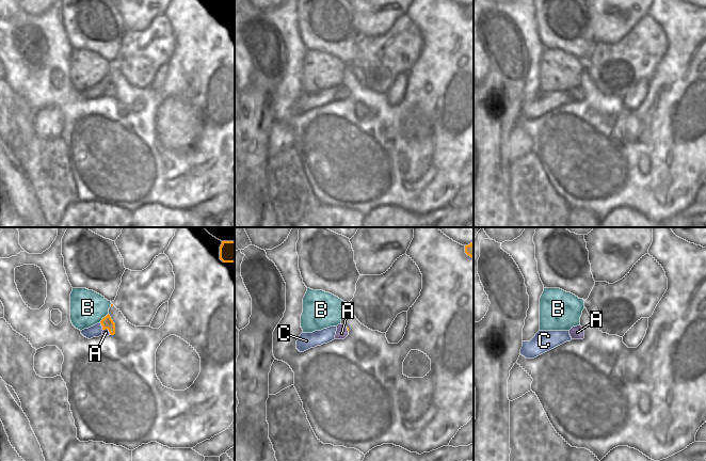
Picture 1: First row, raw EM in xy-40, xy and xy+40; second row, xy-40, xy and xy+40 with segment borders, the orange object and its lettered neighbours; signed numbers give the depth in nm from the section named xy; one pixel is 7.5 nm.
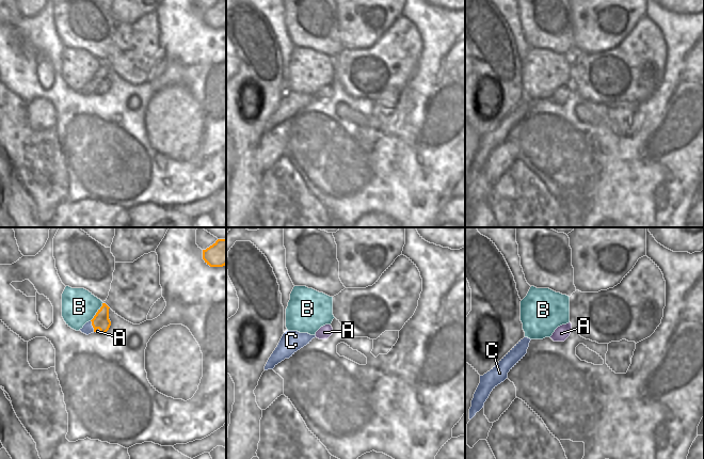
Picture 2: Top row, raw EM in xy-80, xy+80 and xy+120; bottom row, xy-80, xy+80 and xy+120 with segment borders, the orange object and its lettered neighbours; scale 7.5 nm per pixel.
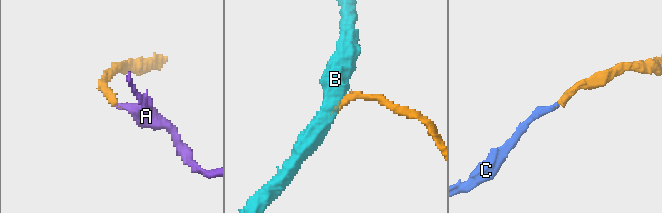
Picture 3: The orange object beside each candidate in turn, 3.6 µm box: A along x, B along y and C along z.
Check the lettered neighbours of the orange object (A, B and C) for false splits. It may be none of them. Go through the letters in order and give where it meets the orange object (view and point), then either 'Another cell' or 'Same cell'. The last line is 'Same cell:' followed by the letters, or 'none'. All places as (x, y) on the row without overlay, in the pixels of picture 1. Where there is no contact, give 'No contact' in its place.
A: Touches orange at xy-40 (108, 90). Another cell
B: Touches orange at xy-40 (105, 78). Another cell
C: Touches orange at xy-40 (102, 88). Same cell
Same cell: C

